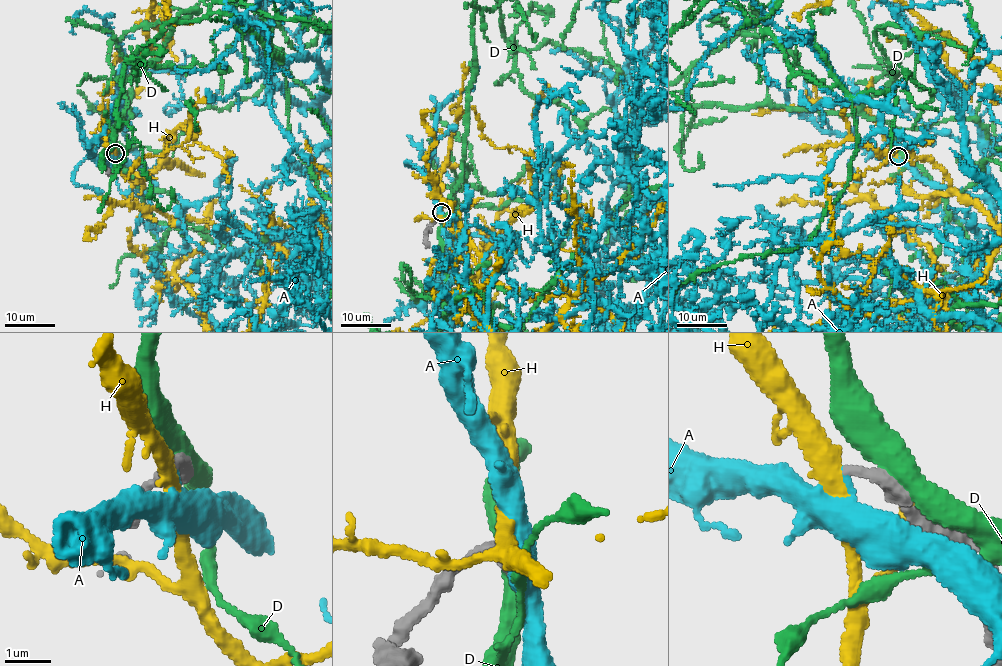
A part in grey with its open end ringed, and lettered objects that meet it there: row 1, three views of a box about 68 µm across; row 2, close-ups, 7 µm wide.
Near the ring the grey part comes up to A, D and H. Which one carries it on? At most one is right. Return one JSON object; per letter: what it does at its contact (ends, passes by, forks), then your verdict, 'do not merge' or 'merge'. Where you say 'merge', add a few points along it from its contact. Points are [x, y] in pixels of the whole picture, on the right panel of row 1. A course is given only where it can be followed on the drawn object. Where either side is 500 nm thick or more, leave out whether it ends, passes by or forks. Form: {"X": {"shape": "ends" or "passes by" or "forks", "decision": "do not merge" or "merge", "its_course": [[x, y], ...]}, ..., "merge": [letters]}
{"A": {"shape": "ends", "decision": "do not merge"}, "D": {"shape": "passes by", "decision": "do not merge"}, "H": {"shape": "passes by", "decision": "do not merge"}, "merge": []}

